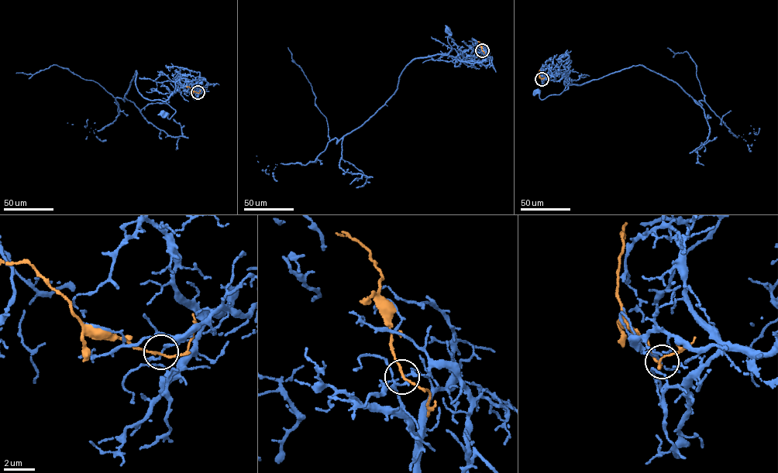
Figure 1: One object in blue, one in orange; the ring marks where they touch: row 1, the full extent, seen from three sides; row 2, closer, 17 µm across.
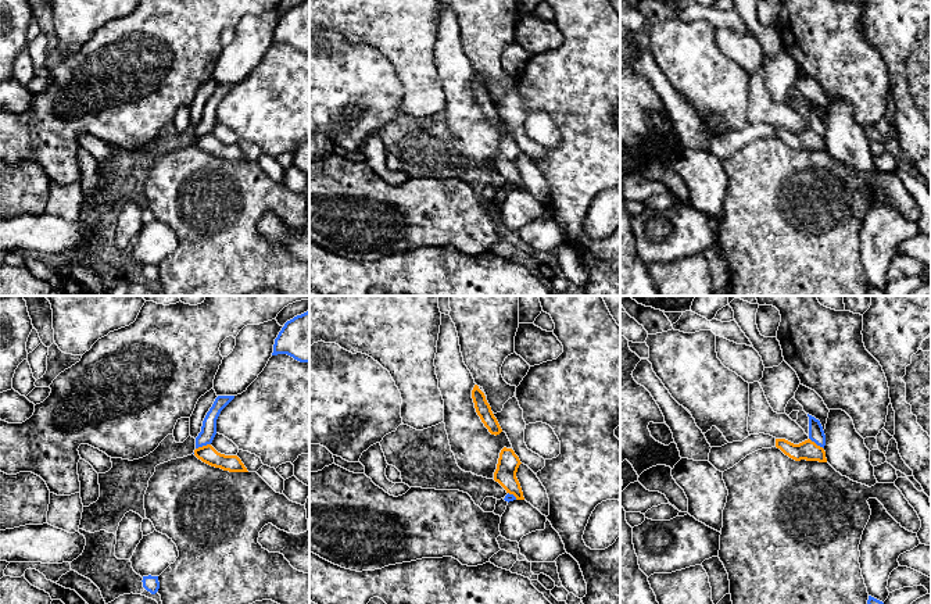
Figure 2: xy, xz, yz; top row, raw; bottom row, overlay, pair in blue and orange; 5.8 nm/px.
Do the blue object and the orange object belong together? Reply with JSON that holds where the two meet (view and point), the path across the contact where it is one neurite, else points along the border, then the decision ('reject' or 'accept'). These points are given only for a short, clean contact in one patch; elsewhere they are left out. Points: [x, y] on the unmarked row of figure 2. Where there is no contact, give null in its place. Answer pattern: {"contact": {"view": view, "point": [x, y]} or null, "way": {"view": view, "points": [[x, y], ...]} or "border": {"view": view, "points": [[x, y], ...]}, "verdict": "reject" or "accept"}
{"contact": {"view": "xy", "point": [203, 133]}, "verdict": "reject"}

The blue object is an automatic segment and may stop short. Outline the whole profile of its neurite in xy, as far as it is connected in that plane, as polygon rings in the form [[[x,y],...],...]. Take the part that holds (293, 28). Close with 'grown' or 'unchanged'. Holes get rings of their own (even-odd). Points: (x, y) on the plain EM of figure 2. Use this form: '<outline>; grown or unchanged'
[[[309,0],[287,10],[275,28],[272,44],[287,43],[309,51]]]; unchanged

